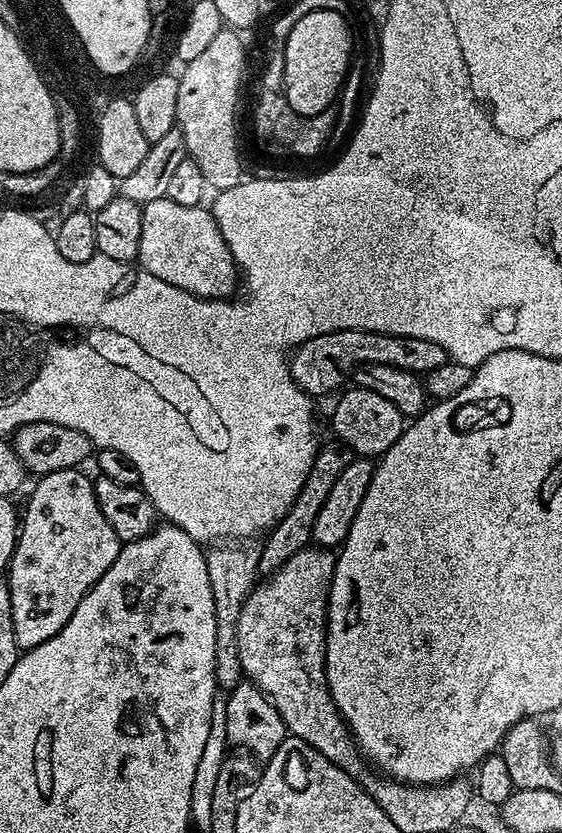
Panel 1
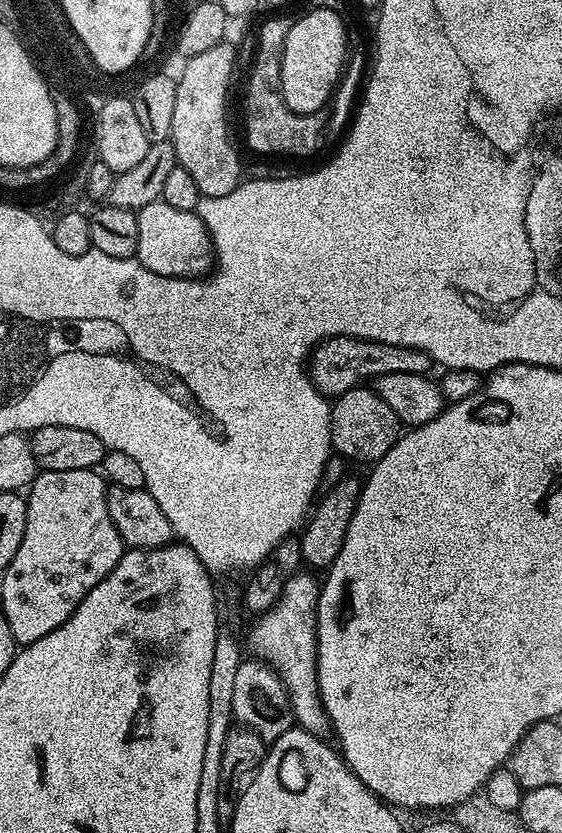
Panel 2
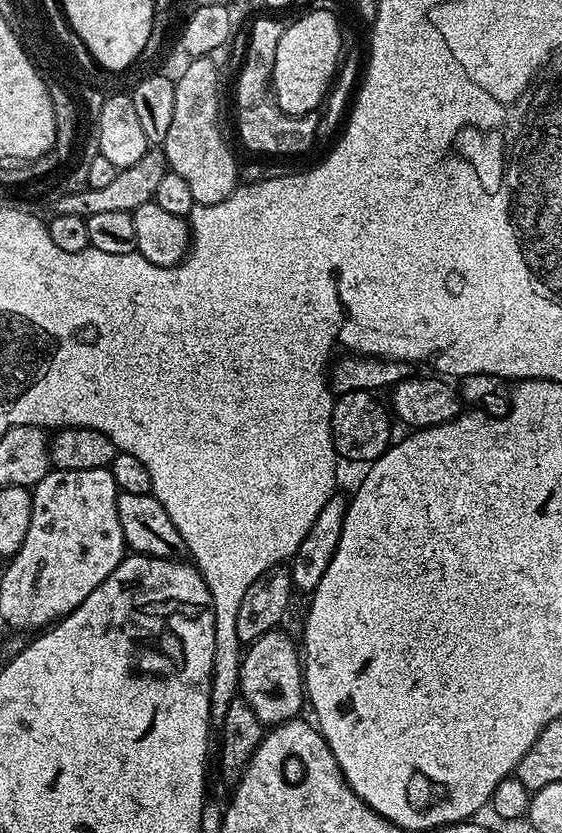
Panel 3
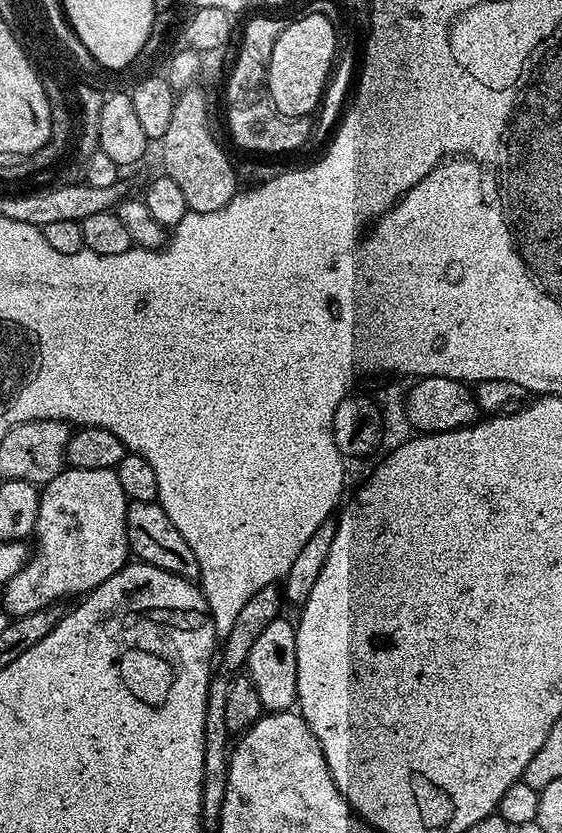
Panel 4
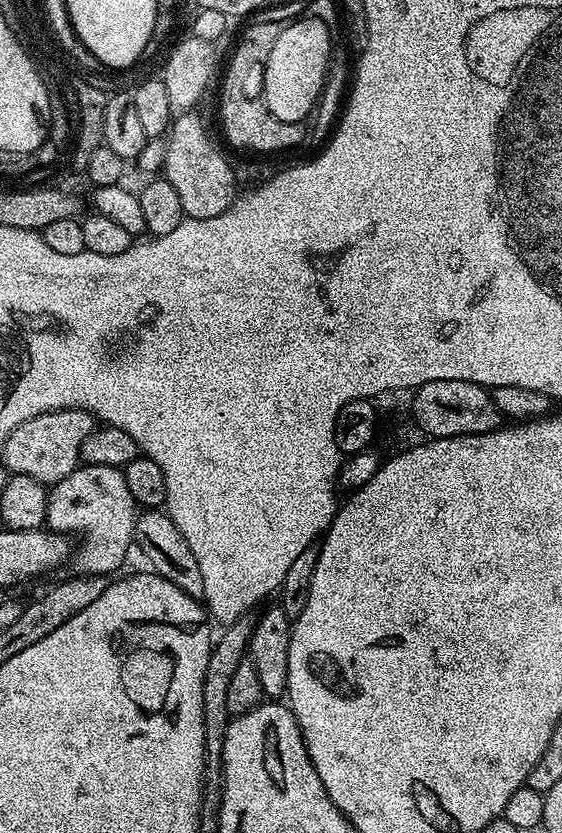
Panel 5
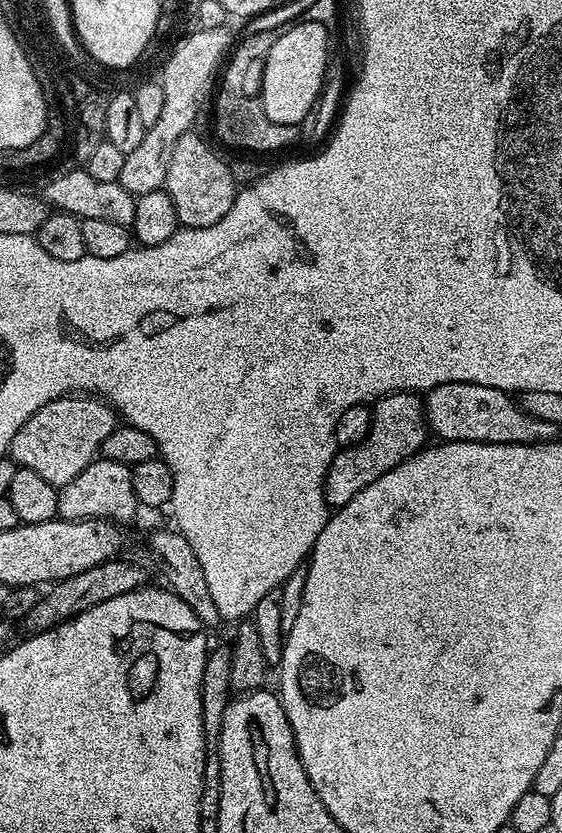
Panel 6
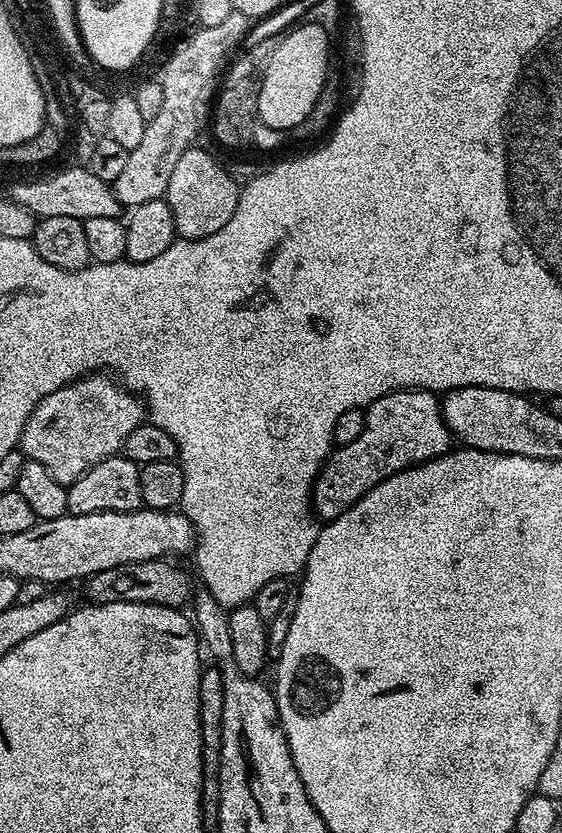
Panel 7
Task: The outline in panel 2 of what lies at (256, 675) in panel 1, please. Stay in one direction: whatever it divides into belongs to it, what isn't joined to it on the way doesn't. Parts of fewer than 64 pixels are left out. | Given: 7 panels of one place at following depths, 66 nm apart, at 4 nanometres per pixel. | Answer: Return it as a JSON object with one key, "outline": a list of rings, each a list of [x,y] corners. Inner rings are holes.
{"outline":[[[301,570],[290,577],[278,602],[269,612],[255,617],[256,625],[248,636],[248,644],[255,655],[272,667],[282,678],[292,703],[295,723],[310,734],[321,738],[330,732],[330,721],[318,690],[316,678],[316,607],[320,584],[307,571]]]}

